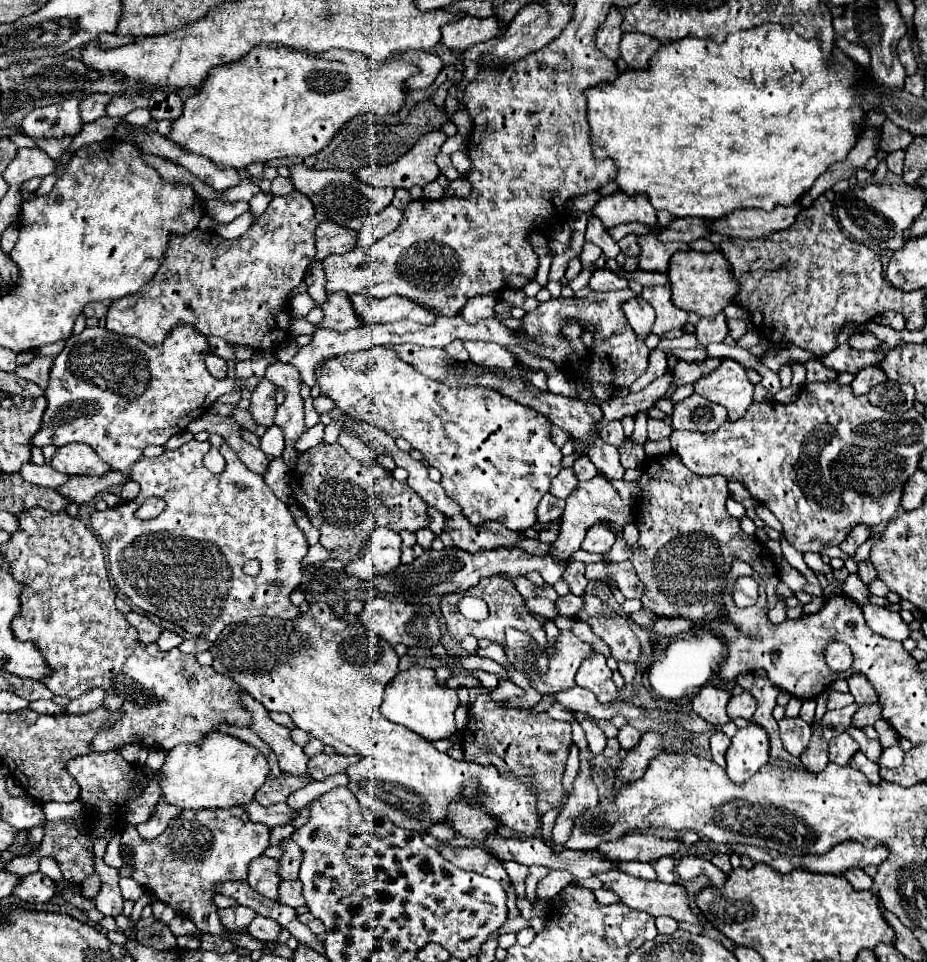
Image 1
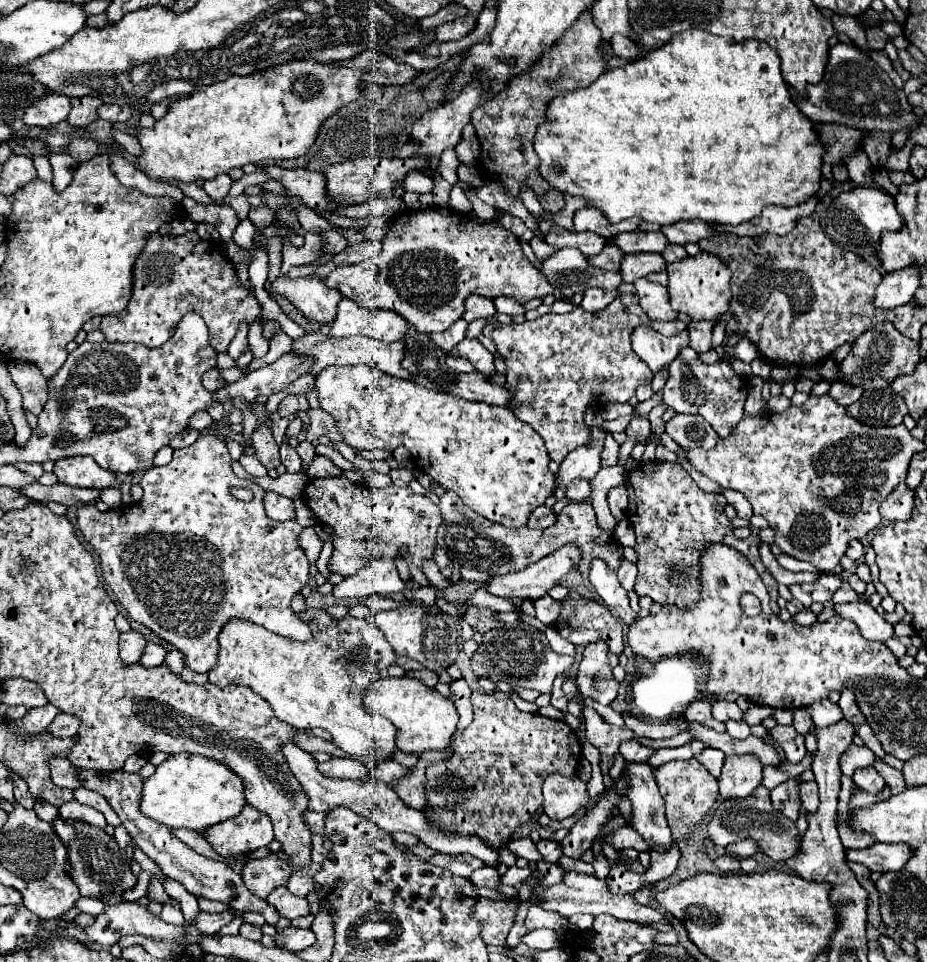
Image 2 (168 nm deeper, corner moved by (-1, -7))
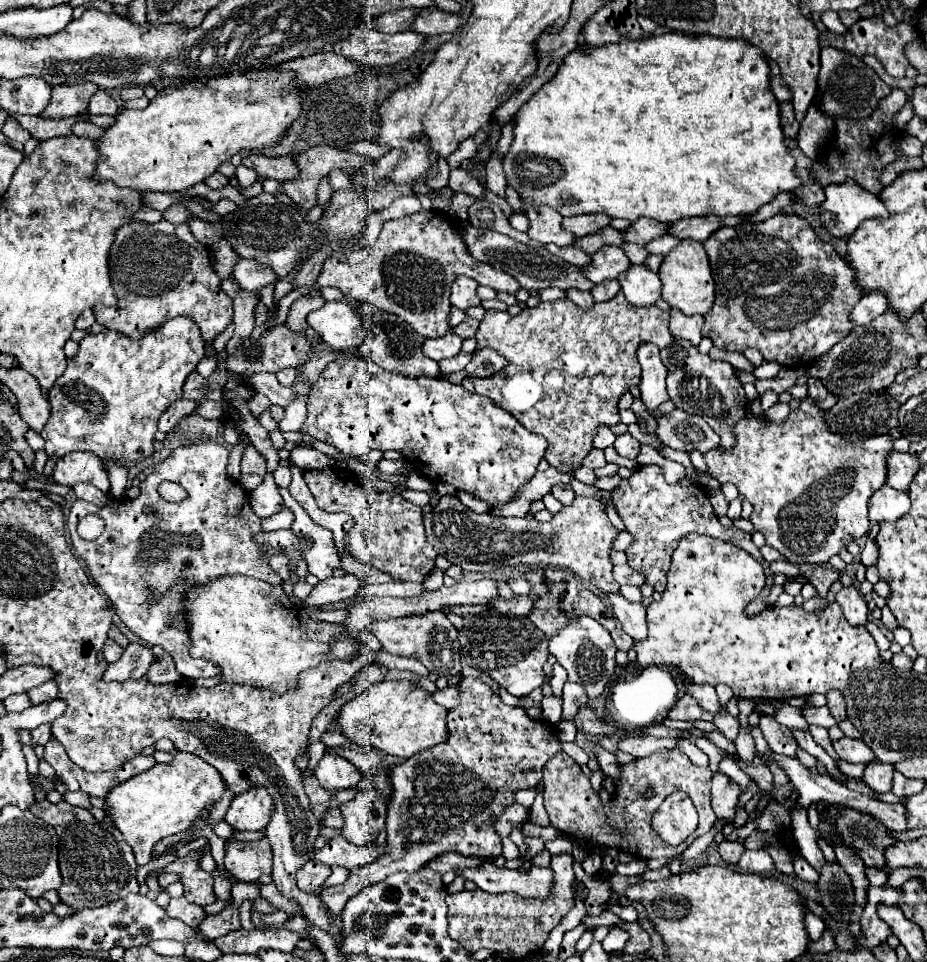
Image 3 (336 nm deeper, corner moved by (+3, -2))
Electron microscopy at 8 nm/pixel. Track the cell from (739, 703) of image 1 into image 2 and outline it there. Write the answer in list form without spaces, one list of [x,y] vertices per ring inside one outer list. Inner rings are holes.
[[[716,699],[712,703],[712,717],[716,717],[722,723],[726,723],[728,719],[740,721],[742,719],[742,711],[740,711],[740,707],[736,703],[730,703],[726,699]]]

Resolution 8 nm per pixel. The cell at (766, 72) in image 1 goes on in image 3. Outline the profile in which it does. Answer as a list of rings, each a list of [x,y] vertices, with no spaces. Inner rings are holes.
[[[666,32],[662,36],[654,36],[654,38],[648,38],[648,40],[624,40],[620,44],[610,44],[606,48],[590,48],[588,54],[582,54],[580,50],[572,50],[564,62],[560,64],[558,72],[554,78],[550,78],[550,82],[546,82],[532,98],[530,102],[526,102],[520,112],[516,114],[516,128],[514,128],[514,142],[508,150],[508,154],[504,156],[504,172],[506,172],[506,180],[508,180],[508,186],[512,186],[520,198],[524,200],[532,200],[534,204],[548,204],[552,206],[554,210],[558,210],[562,216],[576,216],[576,214],[608,214],[608,216],[614,216],[614,218],[628,218],[628,220],[638,220],[642,216],[646,218],[656,218],[660,222],[676,222],[676,220],[682,220],[682,218],[694,218],[694,216],[708,216],[708,214],[716,214],[716,216],[750,216],[750,214],[756,214],[758,208],[762,204],[768,204],[774,200],[776,194],[780,192],[792,192],[792,190],[798,190],[802,186],[802,178],[798,176],[798,170],[796,170],[796,160],[794,156],[790,156],[790,150],[784,142],[784,130],[780,126],[780,104],[770,88],[770,66],[768,66],[768,60],[764,56],[764,52],[754,46],[754,44],[748,44],[744,40],[736,40],[736,38],[720,38],[720,36],[712,36],[712,34],[678,34],[678,32]]]

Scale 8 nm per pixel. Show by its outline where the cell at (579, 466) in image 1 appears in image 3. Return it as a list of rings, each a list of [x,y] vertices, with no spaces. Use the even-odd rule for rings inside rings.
[[[558,484],[556,488],[552,488],[552,494],[556,500],[560,500],[564,506],[572,504],[574,500],[574,490],[570,488],[570,484]]]

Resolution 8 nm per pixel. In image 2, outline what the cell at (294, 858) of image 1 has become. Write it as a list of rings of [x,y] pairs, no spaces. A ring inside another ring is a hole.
[[[312,863],[308,869],[300,869],[296,873],[292,873],[290,881],[288,881],[288,889],[296,895],[296,897],[306,897],[314,885],[312,885],[312,875],[316,875],[320,871],[318,863]]]

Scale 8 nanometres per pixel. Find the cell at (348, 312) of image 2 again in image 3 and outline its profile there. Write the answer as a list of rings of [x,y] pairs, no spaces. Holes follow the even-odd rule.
[[[326,302],[308,314],[308,324],[334,350],[358,348],[360,342],[368,338],[364,318],[348,302]]]

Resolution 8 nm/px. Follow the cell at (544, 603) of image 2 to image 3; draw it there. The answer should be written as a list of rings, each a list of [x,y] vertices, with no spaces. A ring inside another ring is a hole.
[[[514,596],[512,600],[504,600],[504,598],[496,598],[490,602],[490,606],[498,612],[508,612],[508,614],[518,614],[518,616],[528,616],[534,608],[534,602],[530,596]]]

